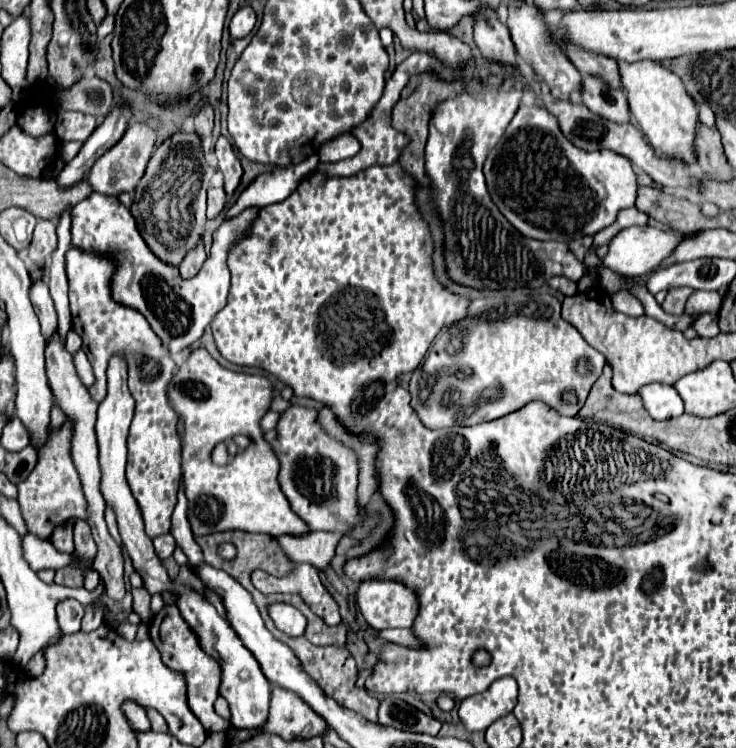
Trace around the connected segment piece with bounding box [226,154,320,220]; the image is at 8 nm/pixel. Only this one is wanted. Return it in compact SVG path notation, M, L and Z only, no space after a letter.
M310 154L308 158L294 166L274 166L270 172L258 174L242 190L234 206L228 208L226 220L236 218L246 208L264 208L286 200L298 188L298 184L316 170L318 162L320 162L318 154Z

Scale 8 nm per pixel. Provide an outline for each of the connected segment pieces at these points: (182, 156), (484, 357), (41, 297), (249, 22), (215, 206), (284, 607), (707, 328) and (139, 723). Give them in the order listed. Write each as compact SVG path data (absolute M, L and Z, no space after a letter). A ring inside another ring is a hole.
M180 130L172 138L168 138L162 146L156 148L152 154L144 176L140 178L136 190L134 190L134 202L130 206L130 212L138 224L138 232L152 250L156 258L162 262L168 262L170 266L180 266L184 256L196 248L196 244L202 240L204 224L206 224L206 190L202 188L202 140L194 130Z
M536 294L536 302L532 304L524 304L524 300L498 300L472 306L468 318L440 332L424 360L426 364L416 368L410 380L410 404L430 430L490 422L520 410L532 400L546 402L562 416L576 416L606 366L604 354L592 348L582 334L560 316L560 300L552 294Z
M44 280L32 282L30 302L34 306L36 316L40 318L40 324L42 324L42 330L44 330L44 338L50 338L52 330L58 328L58 316L56 316L54 302L52 302L50 292L48 292L48 284Z
M250 6L240 8L240 10L234 14L232 22L230 22L230 34L232 34L232 38L244 38L244 36L248 36L248 34L252 32L254 24L256 24L256 14L254 14L254 10L252 10Z
M210 188L208 190L208 218L216 218L226 206L226 192L224 188Z
M274 604L270 608L270 617L276 622L276 628L282 630L284 634L288 634L292 638L304 634L306 618L298 608L294 608L290 604Z
M697 319L693 322L692 328L701 337L711 338L720 333L718 319Z
M127 700L122 705L122 710L126 714L126 717L128 718L134 730L142 732L151 730L150 721L147 718L143 707L135 702L132 702L131 700Z

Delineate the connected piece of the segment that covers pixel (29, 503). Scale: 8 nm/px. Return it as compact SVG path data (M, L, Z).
M66 418L66 422L58 430L50 430L48 440L38 450L36 468L24 482L18 484L18 502L22 516L28 524L28 530L40 538L50 538L54 528L66 522L68 518L82 518L82 520L88 518L88 502L70 456L70 440L72 440L72 420Z

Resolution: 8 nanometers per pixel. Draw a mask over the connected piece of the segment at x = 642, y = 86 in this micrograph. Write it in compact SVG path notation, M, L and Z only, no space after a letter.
M620 60L618 70L620 70L622 90L626 92L630 104L630 112L634 114L638 126L646 134L656 154L680 158L682 162L690 162L690 164L696 162L692 142L698 124L698 108L692 96L684 90L682 80L654 60L642 60L636 64Z

